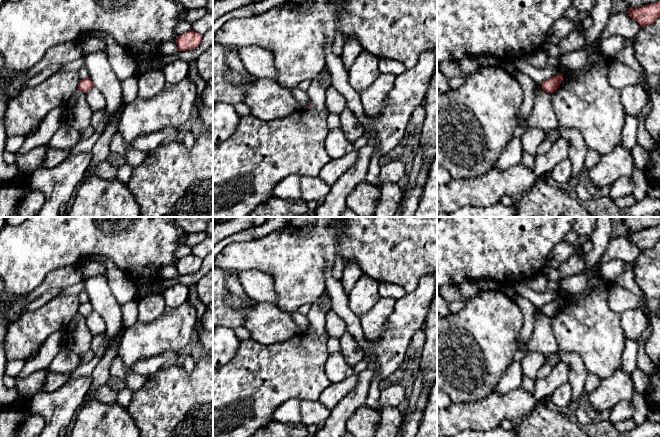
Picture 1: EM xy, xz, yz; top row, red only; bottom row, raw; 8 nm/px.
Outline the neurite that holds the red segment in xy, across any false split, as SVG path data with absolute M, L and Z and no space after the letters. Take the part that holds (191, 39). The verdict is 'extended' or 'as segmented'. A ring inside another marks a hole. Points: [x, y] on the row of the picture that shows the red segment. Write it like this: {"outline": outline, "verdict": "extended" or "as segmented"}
{"outline": "M190 30L186 33L179 35L176 39L177 47L180 51L191 50L200 45L203 35Z", "verdict": "as segmented"}

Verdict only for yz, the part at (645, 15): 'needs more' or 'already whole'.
already whole

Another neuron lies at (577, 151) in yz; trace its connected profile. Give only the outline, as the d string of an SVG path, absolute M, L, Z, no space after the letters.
M558 128L561 136L569 142L568 156L572 162L573 174L578 180L583 175L584 161L588 148L581 133L576 129Z

